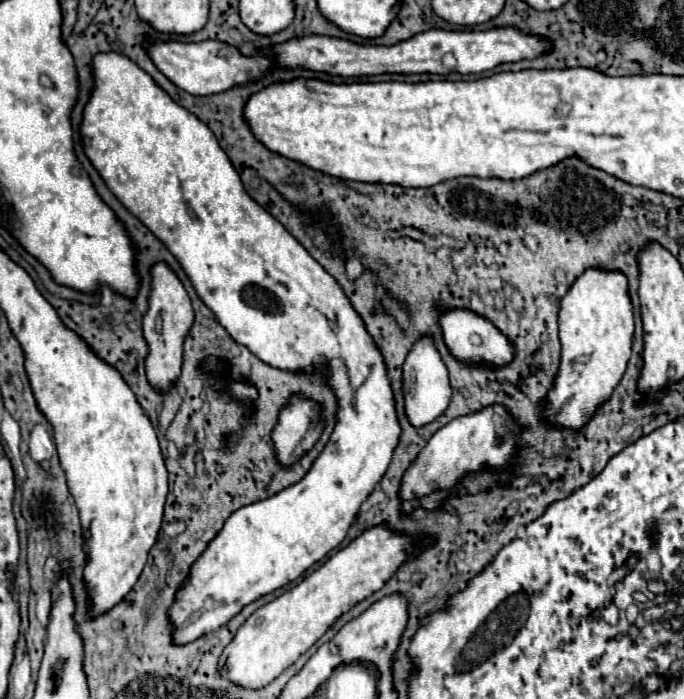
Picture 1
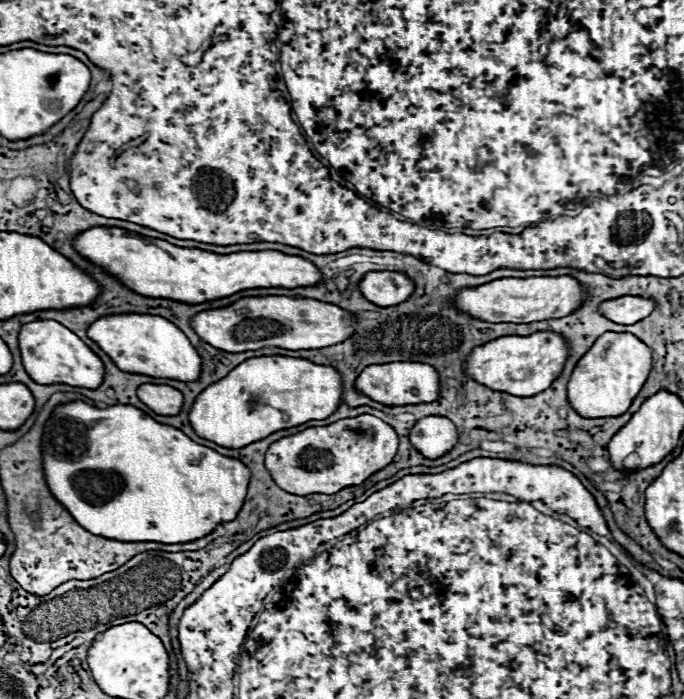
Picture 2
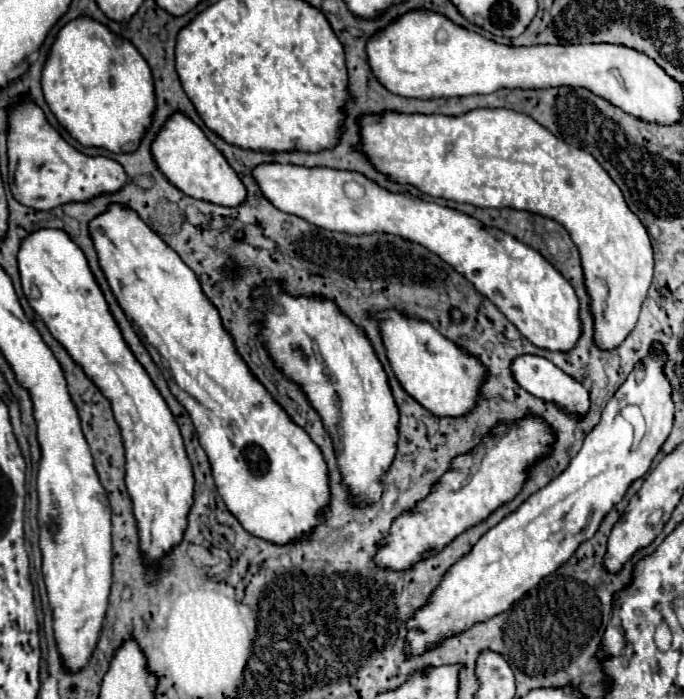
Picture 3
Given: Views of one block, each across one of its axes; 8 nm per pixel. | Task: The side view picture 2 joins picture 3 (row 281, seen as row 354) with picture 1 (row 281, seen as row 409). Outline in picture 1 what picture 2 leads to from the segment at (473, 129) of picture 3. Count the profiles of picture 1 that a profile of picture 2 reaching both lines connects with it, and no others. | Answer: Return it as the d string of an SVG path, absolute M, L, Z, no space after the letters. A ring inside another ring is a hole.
M584 270L560 302L558 328L562 344L560 370L544 398L542 418L554 428L580 432L626 372L634 334L628 278L620 270Z

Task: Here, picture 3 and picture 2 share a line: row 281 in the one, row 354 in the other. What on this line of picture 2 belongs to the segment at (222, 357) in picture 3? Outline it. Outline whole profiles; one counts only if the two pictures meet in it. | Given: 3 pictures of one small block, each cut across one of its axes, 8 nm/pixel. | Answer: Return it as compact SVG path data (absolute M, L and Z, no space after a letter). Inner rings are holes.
M110 314L92 322L86 334L112 358L112 362L130 374L144 374L152 378L196 380L200 376L200 356L190 340L172 322L148 314Z

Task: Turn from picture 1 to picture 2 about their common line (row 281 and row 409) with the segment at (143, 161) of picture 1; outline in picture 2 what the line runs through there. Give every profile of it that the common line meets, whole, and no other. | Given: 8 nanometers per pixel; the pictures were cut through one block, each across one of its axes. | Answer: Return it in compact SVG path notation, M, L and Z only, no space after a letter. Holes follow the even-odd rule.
M260 356L244 360L228 376L202 390L188 418L200 438L224 448L244 448L278 430L328 418L340 406L340 398L340 374L332 366L290 356Z

